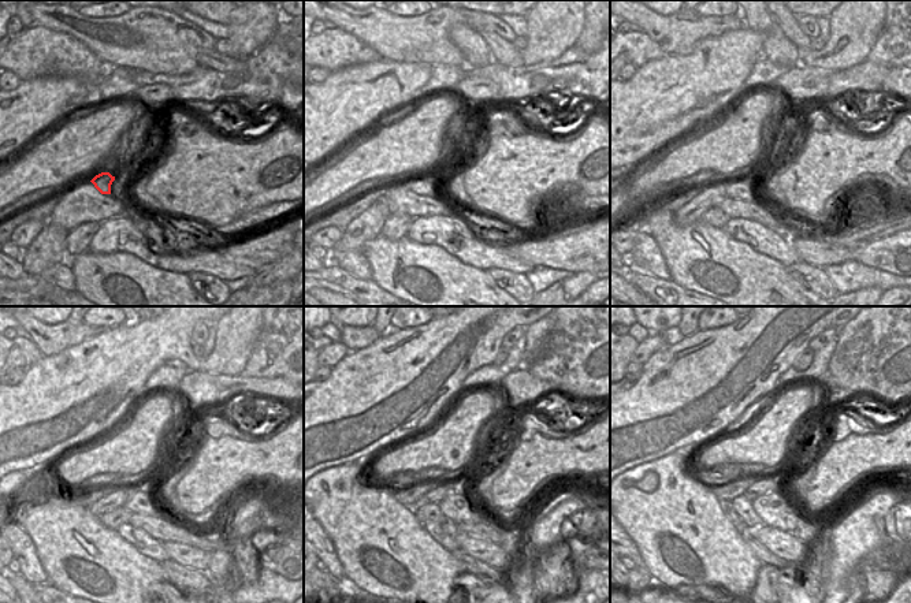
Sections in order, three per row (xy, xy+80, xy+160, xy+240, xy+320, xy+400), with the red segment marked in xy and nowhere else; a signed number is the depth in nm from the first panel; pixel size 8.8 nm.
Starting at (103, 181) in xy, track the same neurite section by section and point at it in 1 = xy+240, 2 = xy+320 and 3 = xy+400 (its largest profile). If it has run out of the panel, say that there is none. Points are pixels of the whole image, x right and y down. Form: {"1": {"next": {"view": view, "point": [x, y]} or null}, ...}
{"1": {"next": {"view": "xy+240", "point": [142, 501]}}, "2": {"next": {"view": "xy+320", "point": [457, 507]}}, "3": {"next": {"view": "xy+400", "point": [776, 509]}}}

